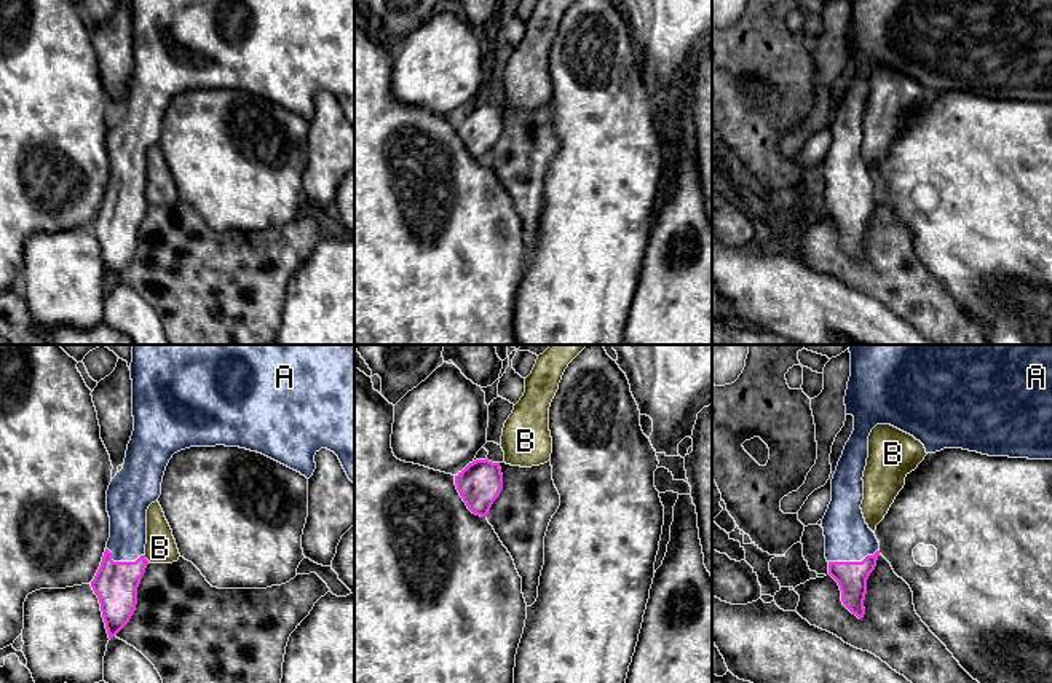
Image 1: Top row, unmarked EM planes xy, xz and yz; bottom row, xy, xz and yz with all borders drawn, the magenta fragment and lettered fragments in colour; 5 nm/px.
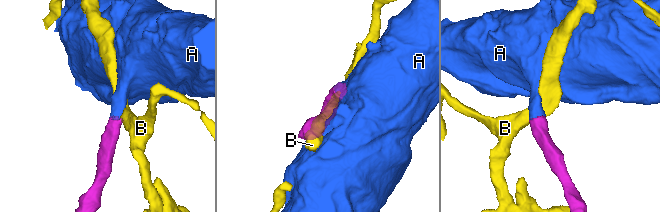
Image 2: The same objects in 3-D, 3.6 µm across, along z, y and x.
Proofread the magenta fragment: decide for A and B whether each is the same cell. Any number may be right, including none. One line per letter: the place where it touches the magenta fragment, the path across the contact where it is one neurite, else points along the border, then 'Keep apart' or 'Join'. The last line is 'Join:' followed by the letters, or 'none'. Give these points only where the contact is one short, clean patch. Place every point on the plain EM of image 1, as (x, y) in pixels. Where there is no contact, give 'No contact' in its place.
A: Touches magenta at yz (853, 205). Path across: yz (851, 219), (853, 205), (848, 181). Join
B: Touches magenta at xy (146, 201). Boundary: xy (144, 198), (149, 203). Keep apart
Join: A

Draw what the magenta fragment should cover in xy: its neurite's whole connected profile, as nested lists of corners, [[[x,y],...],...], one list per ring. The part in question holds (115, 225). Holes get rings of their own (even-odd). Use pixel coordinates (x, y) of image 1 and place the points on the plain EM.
[[[132,0],[134,73],[123,112],[107,132],[110,180],[101,209],[91,223],[99,241],[109,281],[131,262],[137,230],[145,215],[147,152],[158,144],[166,109],[174,96],[190,89],[239,89],[262,96],[310,121],[321,91],[334,94],[354,126],[354,0]]]

